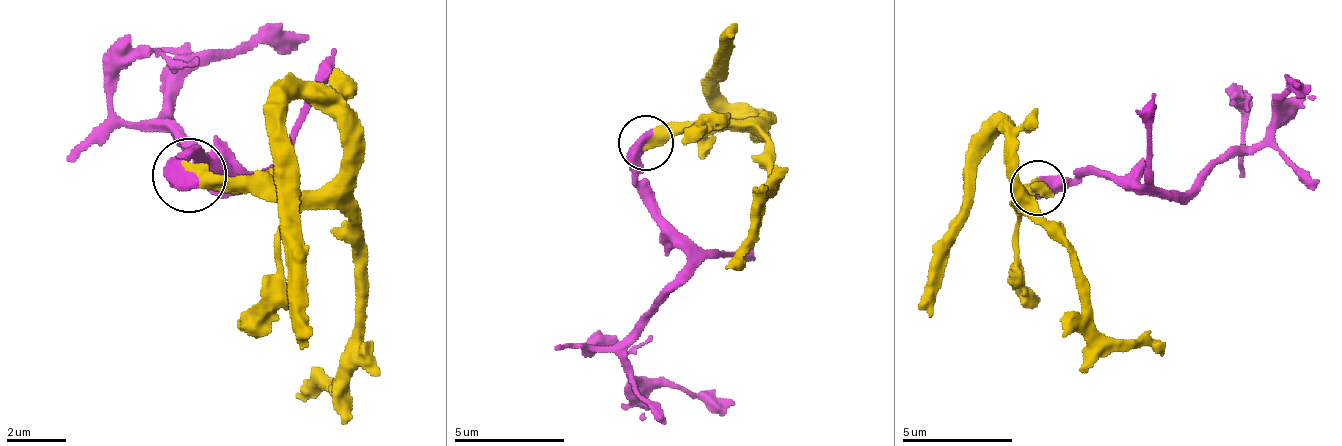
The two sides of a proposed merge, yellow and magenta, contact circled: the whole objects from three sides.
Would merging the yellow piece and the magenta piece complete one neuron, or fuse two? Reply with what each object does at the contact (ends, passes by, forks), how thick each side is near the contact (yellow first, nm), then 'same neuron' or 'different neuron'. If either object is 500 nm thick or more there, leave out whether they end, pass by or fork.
calibres 600 and 650 nm; same neuron

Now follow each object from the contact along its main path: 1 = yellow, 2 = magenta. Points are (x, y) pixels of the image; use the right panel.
1: (1039, 189), (1027, 200), (1022, 200), (1011, 184), (1011, 156), (1000, 128), (978, 150), (967, 222), (928, 316)
2: (1039, 189), (1077, 184), (1088, 172), (1110, 172), (1187, 195), (1221, 161), (1265, 139), (1276, 106), (1298, 84)

